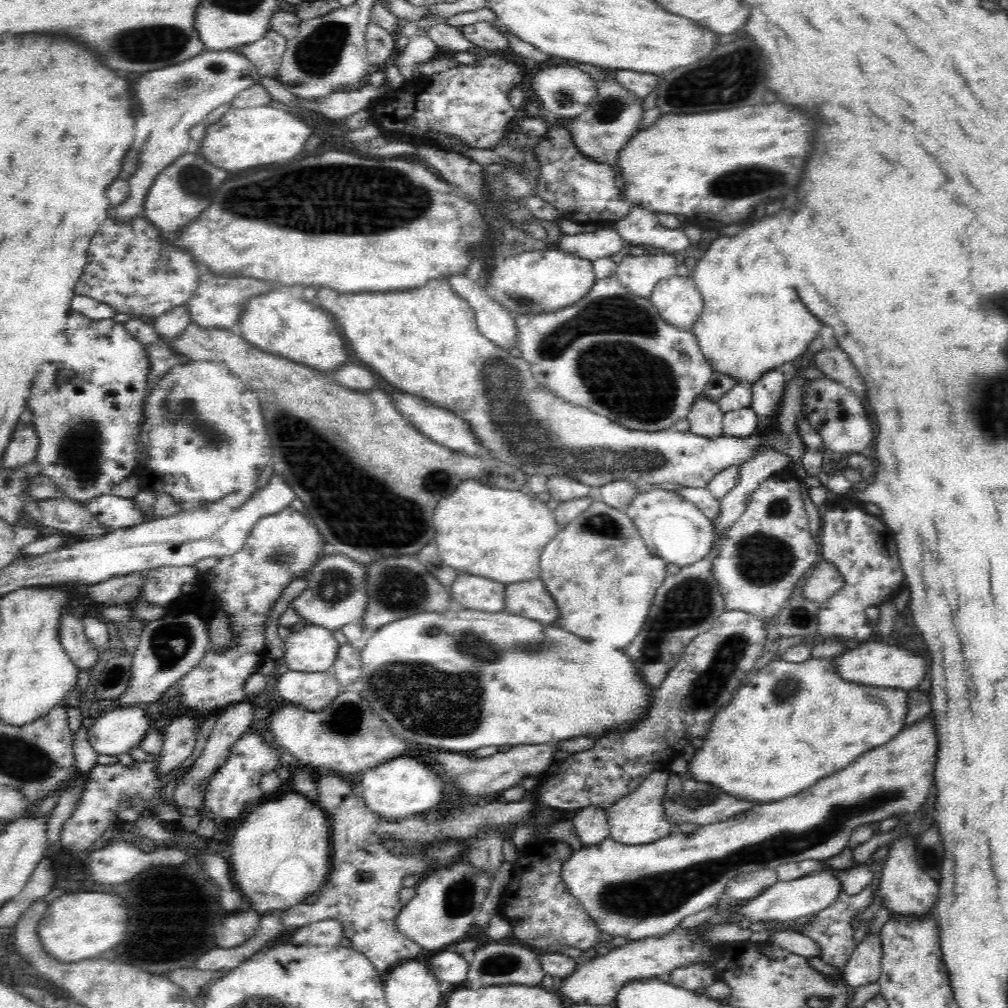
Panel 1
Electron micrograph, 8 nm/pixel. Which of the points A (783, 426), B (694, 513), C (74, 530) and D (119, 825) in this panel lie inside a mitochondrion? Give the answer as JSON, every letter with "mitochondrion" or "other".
{"A":"mitochondrion","B":"other","C":"other","D":"other"}

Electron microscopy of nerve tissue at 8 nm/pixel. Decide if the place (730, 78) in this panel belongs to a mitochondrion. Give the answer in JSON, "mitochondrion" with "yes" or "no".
{"mitochondrion":"yes"}

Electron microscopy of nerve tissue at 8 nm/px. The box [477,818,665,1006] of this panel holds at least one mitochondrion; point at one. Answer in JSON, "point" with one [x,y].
{"point":[504,964]}

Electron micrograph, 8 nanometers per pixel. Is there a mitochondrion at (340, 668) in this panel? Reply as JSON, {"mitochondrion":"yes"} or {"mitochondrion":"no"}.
{"mitochondrion":"no"}

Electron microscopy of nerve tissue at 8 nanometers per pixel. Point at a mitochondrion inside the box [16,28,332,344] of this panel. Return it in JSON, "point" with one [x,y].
{"point":[195,182]}

